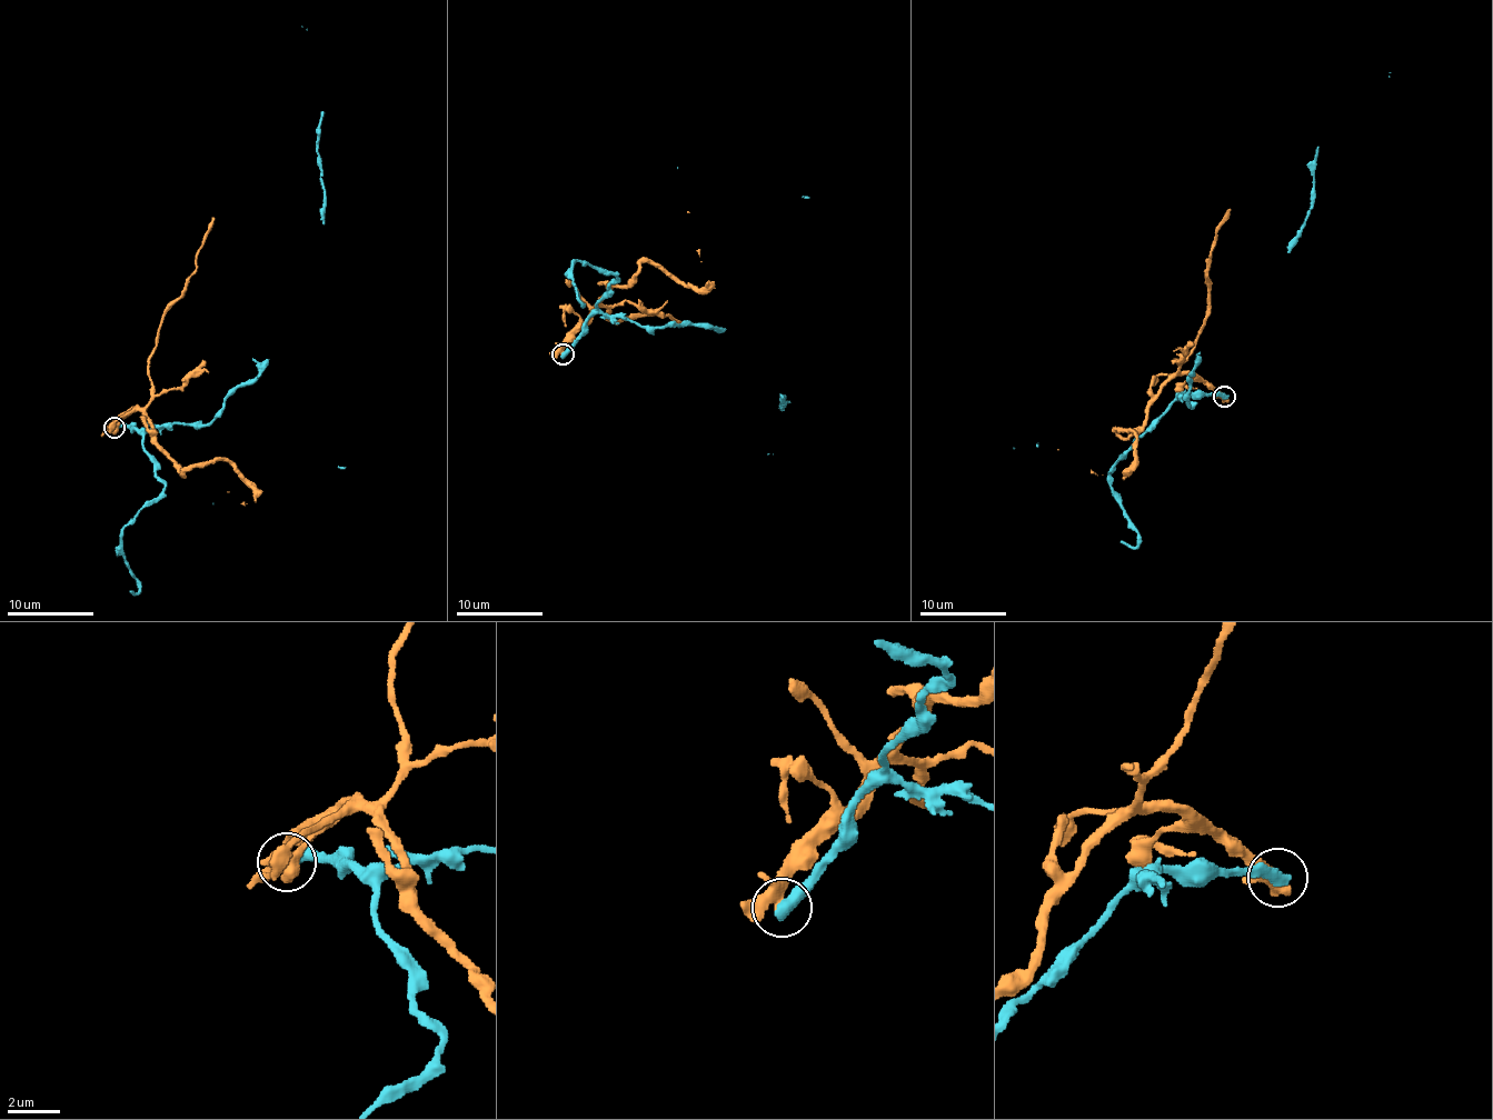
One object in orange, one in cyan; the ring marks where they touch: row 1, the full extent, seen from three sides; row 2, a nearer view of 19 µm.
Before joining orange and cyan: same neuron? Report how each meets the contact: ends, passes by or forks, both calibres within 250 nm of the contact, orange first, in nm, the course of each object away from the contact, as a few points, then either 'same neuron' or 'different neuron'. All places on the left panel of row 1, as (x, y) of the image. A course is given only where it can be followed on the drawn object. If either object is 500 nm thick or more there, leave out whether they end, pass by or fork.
calibres 280 and 550 nm; course orange (113, 427), (132, 409), (141, 412), (182, 476), (225, 459), (254, 497), (245, 506), (226, 492); course cyan (113, 427), (208, 423), (225, 401), (251, 382), (267, 358), (322, 223), (317, 127), (321, 111), (301, 26); different neuron

